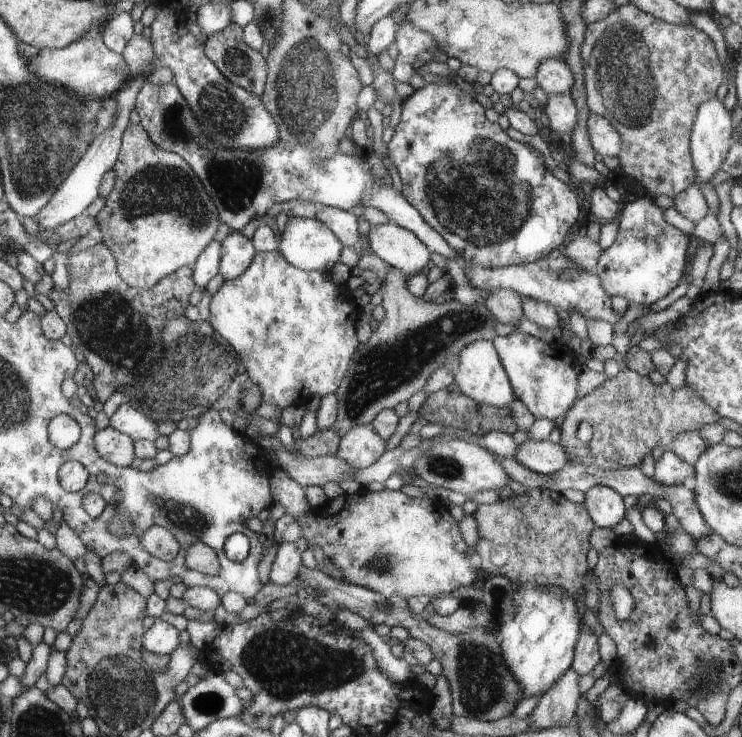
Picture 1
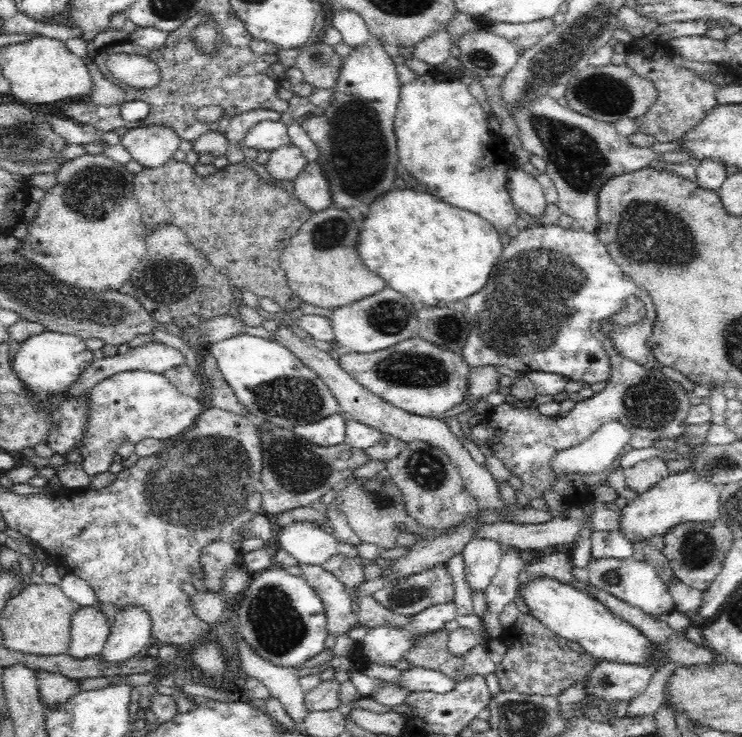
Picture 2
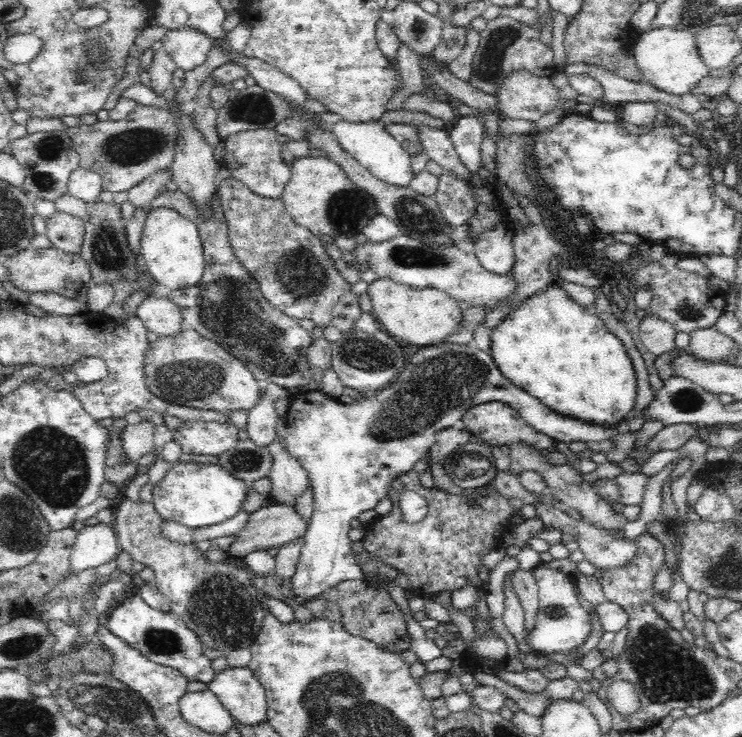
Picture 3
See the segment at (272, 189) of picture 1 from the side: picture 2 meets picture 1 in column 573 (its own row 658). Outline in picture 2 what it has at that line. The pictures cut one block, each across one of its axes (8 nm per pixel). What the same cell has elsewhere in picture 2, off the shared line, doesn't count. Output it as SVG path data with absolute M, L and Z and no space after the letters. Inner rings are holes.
M275 565L254 573L235 609L236 625L245 644L257 656L280 668L300 666L324 650L328 636L325 606L301 575L289 574Z

